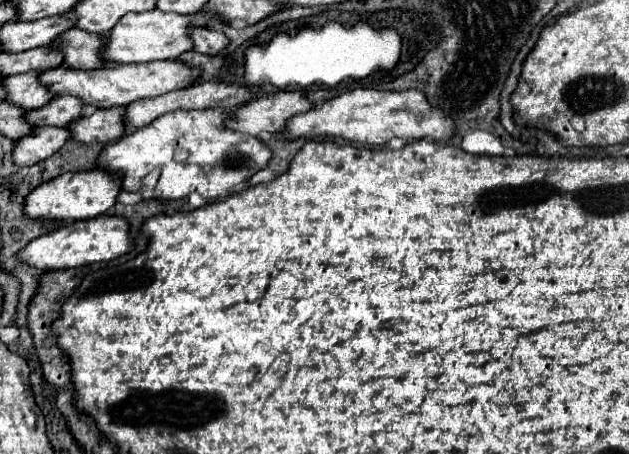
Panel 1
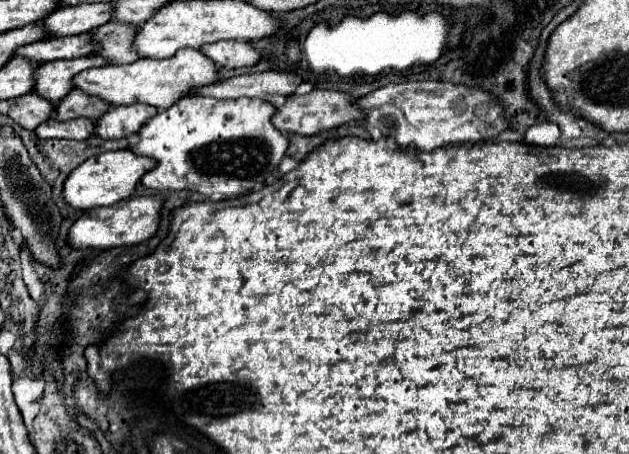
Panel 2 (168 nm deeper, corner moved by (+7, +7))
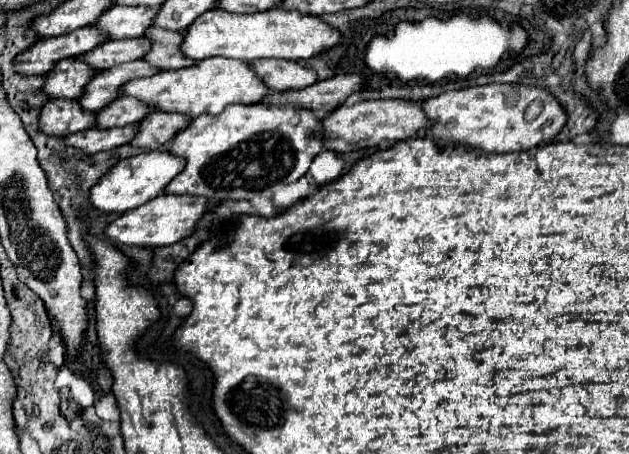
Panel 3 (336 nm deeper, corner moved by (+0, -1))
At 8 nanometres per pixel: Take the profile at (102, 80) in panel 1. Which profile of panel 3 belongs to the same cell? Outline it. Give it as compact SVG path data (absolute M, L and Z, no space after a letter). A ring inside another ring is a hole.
M223 56L203 58L195 66L163 70L155 76L135 78L121 86L123 96L133 96L149 108L157 108L161 112L179 112L189 118L197 118L199 114L219 114L225 106L231 104L259 102L259 98L263 98L267 92L267 86L247 68L247 62L229 60Z

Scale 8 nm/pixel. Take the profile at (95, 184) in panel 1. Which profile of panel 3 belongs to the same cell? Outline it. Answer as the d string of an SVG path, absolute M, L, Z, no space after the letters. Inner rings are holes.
M165 150L143 152L125 160L119 160L89 192L89 202L101 212L121 214L125 210L133 210L163 192L163 188L183 170L183 158L171 156Z

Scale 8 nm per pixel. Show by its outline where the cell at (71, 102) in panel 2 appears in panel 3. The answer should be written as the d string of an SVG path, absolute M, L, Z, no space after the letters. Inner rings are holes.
M117 98L111 104L107 104L105 108L101 108L95 114L95 124L99 128L109 128L109 126L127 126L127 124L135 124L139 122L139 118L143 118L143 114L149 114L153 110L147 110L143 106L143 102L135 100L135 98Z

